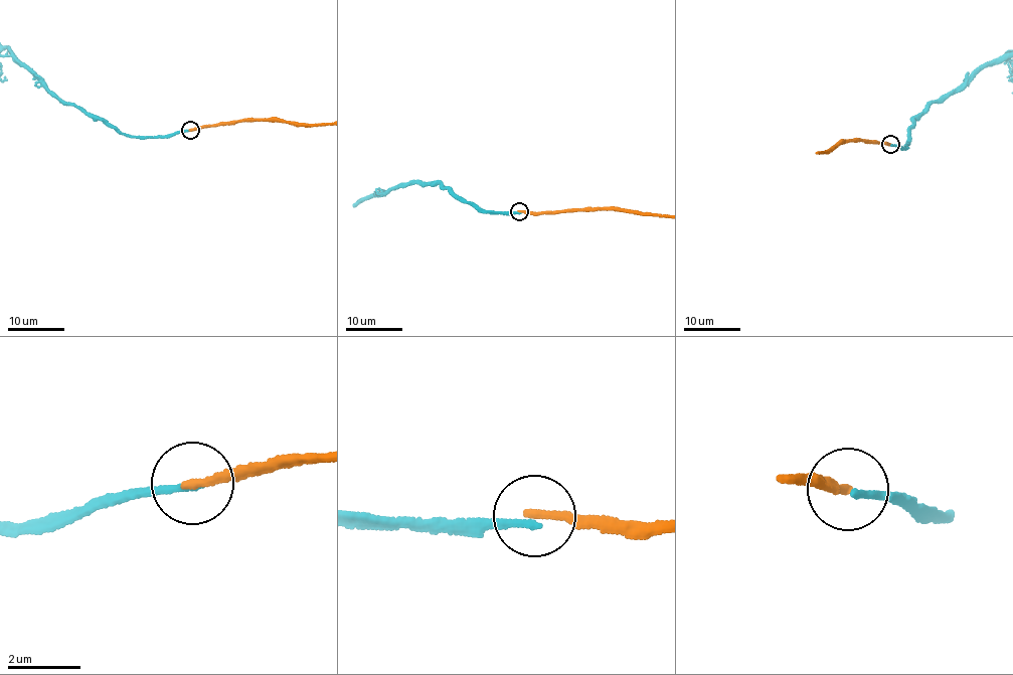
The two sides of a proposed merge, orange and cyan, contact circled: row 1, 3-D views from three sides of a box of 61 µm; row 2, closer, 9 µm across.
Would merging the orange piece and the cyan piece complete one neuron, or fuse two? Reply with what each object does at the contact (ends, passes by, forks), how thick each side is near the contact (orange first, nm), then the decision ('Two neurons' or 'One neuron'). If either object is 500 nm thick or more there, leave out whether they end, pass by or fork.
At the ring orange ends. At the ring cyan ends. Thickness 240 nm (orange) against 200 nm. Two neurons

